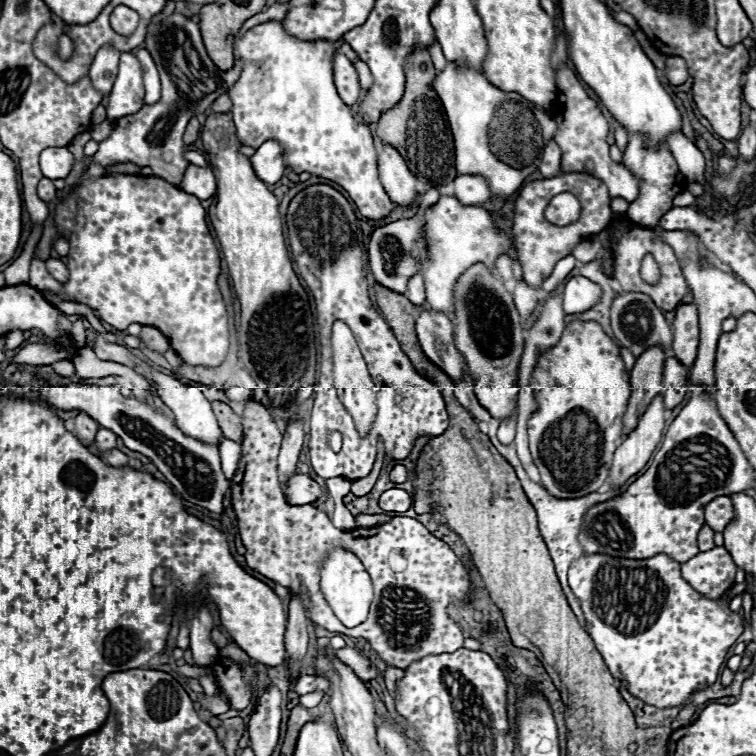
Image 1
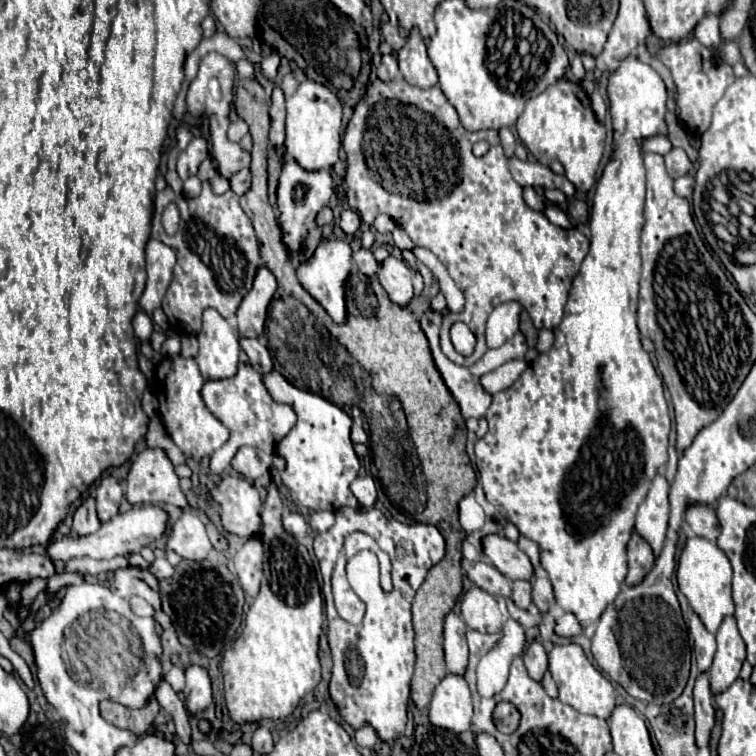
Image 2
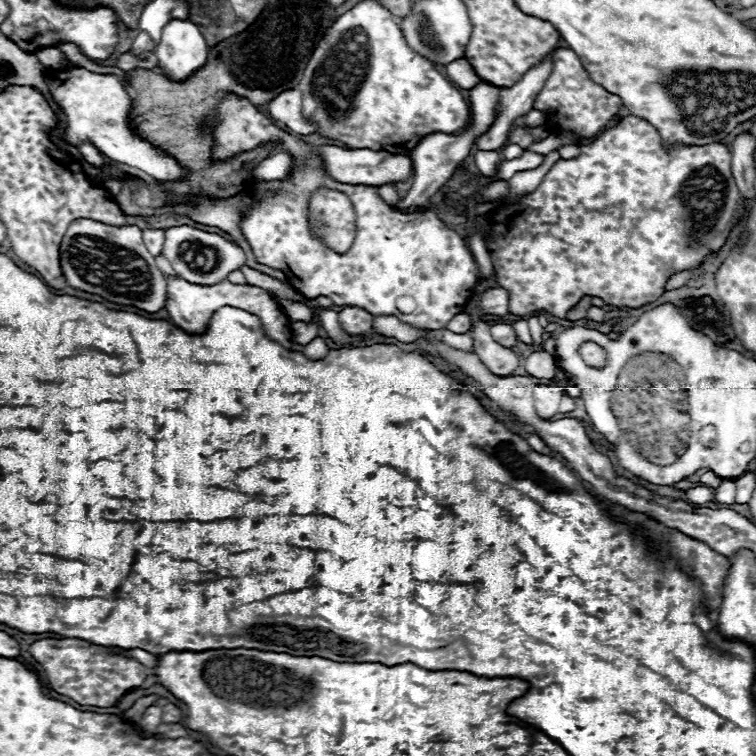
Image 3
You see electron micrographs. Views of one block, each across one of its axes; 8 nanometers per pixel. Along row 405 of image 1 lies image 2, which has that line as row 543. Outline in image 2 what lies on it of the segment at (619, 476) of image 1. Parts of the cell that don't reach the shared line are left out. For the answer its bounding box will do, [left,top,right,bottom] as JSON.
[636,474,668,556]

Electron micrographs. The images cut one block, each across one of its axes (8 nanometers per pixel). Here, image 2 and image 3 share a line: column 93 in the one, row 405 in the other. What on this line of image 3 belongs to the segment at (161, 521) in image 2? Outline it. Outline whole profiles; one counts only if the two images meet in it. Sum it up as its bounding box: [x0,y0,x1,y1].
[532,386,562,418]

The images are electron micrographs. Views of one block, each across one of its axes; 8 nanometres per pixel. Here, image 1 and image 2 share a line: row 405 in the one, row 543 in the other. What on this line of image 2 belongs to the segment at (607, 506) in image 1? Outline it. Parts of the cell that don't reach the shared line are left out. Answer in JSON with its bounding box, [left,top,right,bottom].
[678,538,734,632]

